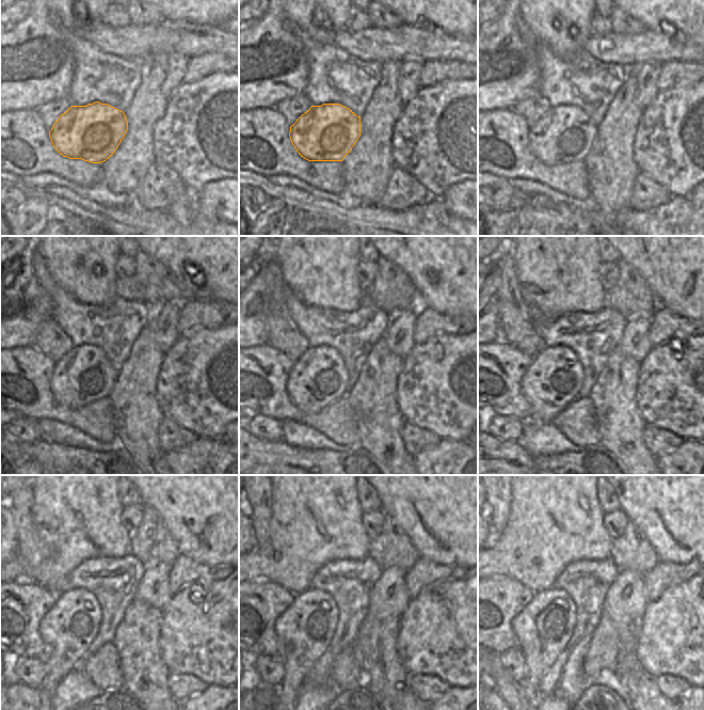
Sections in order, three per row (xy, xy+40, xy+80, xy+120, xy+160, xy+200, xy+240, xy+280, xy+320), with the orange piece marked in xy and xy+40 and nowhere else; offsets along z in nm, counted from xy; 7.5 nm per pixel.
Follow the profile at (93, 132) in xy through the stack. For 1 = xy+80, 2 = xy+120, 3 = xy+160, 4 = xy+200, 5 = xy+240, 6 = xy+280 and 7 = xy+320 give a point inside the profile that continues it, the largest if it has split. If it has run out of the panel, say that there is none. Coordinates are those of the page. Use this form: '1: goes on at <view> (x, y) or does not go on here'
1: goes on at xy+80 (565, 133)
2: goes on at xy+120 (84, 375)
3: goes on at xy+160 (319, 377)
4: goes on at xy+200 (554, 379)
5: goes on at xy+240 (68, 628)
6: goes on at xy+280 (305, 629)
7: goes on at xy+320 (544, 627)

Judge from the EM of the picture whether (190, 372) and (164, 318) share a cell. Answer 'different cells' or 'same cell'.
different cells

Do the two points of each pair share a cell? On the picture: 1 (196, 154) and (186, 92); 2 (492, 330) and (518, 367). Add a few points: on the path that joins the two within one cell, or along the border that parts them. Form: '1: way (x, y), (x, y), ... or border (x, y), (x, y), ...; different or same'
1: way (195, 139), (193, 126), (187, 120), (185, 107); same
2: border (497, 338), (489, 343); different

